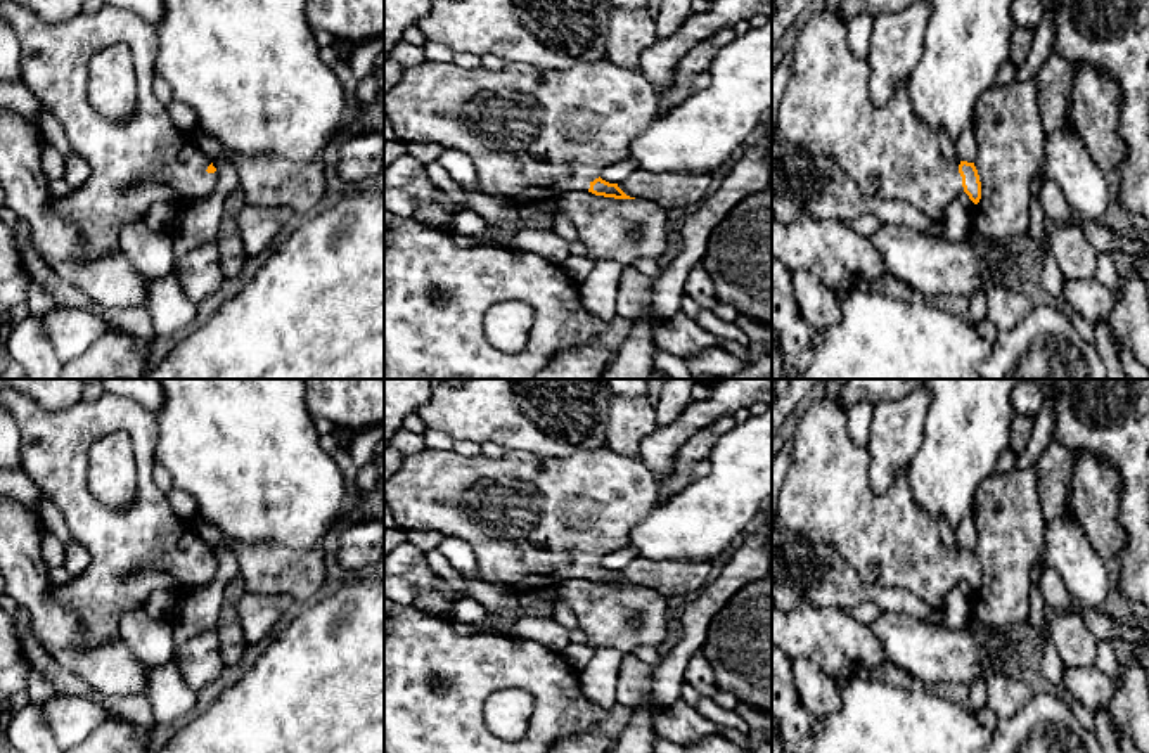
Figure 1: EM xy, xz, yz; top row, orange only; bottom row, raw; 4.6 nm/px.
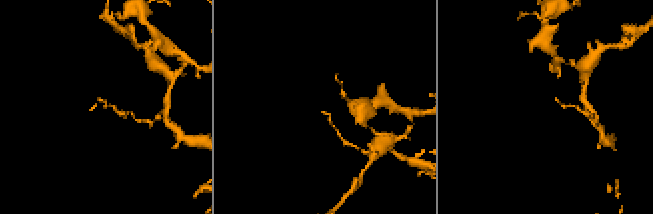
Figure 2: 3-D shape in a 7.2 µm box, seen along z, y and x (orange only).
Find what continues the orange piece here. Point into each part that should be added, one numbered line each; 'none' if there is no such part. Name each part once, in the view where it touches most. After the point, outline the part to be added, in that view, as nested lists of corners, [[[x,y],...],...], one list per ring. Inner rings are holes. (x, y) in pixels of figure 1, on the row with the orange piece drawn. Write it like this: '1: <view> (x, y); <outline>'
1: yz (888, 153); [[[831,7],[806,23],[791,50],[791,76],[775,123],[779,135],[813,152],[832,156],[863,196],[902,201],[929,220],[941,220],[947,208],[964,192],[960,159],[952,164],[943,158],[938,133],[917,118],[905,85],[898,87],[884,106],[874,104],[869,93],[867,57],[850,50],[846,24]]]

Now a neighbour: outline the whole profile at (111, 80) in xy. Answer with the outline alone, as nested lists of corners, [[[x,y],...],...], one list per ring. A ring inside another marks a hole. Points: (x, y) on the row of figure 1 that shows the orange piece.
[[[123,43],[93,55],[88,64],[88,99],[111,123],[125,121],[137,104],[133,55]]]

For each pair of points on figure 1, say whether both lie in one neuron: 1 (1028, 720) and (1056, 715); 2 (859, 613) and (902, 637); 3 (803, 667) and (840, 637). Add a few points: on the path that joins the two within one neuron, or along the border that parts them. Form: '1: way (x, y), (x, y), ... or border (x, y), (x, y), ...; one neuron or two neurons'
1: way (1035, 720), (1049, 715); one neuron
2: border (885, 613), (869, 625); two neurons
3: border (789, 658), (815, 662), (840, 686); two neurons

